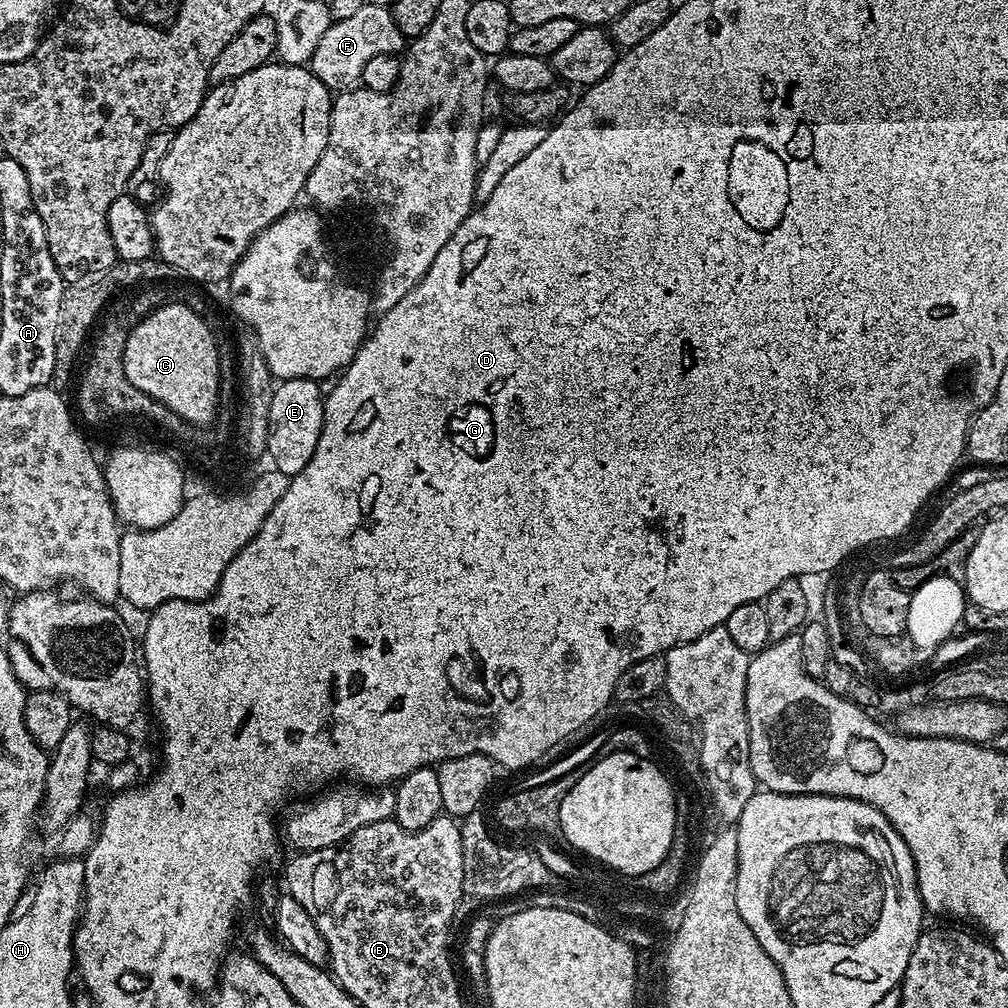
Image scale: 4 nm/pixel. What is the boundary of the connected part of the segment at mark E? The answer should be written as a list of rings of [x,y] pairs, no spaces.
[[[290,378],[281,380],[272,389],[270,398],[270,430],[268,431],[268,446],[266,456],[272,459],[271,467],[277,472],[286,474],[289,478],[298,474],[298,470],[304,469],[306,462],[314,458],[314,450],[318,450],[318,438],[322,434],[322,422],[324,421],[325,393],[320,392],[321,385],[310,378]]]

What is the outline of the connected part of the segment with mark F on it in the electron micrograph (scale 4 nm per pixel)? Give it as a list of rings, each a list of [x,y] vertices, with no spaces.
[[[366,2],[351,18],[333,20],[326,34],[319,39],[318,46],[314,46],[310,67],[329,92],[339,94],[360,84],[360,75],[370,58],[376,54],[394,56],[403,53],[405,48],[406,38],[402,30],[398,30],[398,22],[394,22],[391,7]]]

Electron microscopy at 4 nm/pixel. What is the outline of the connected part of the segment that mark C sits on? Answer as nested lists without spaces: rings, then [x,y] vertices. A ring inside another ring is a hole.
[[[167,302],[142,317],[125,336],[126,378],[159,404],[181,416],[189,425],[211,425],[219,402],[219,354],[213,325],[195,313],[187,303]]]

